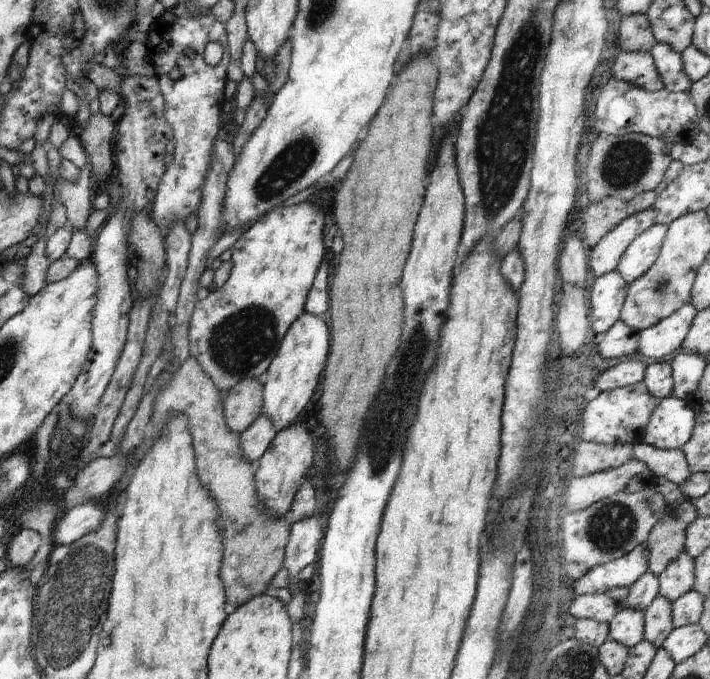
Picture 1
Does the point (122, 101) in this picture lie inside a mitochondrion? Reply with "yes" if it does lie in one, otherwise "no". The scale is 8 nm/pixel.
no

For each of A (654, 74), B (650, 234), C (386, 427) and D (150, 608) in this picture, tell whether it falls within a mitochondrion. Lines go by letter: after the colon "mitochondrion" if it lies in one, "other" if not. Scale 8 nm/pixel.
A: other
B: other
C: mitochondrion
D: other

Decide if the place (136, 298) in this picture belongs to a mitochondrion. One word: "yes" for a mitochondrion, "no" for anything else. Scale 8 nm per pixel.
no

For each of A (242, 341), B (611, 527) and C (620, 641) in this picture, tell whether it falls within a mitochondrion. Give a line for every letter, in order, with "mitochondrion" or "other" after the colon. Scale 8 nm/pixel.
A: mitochondrion
B: mitochondrion
C: other

